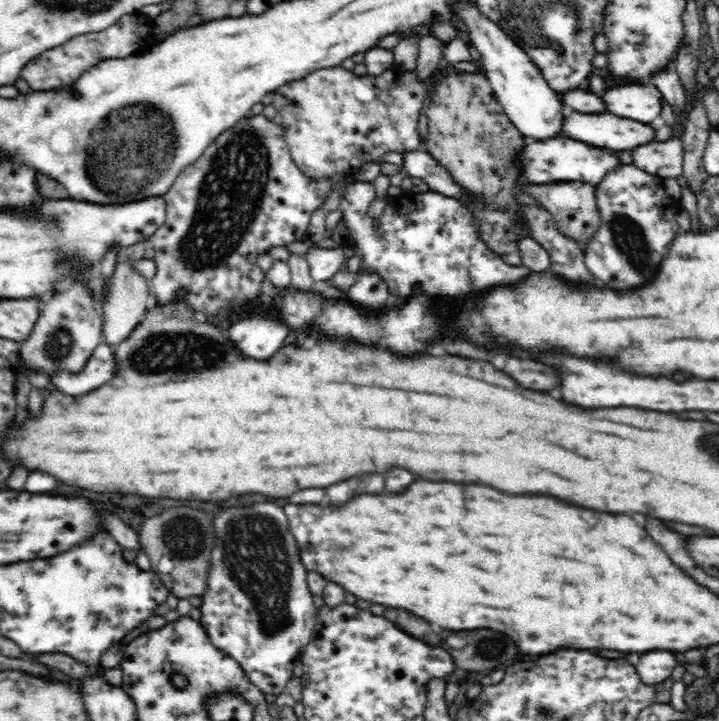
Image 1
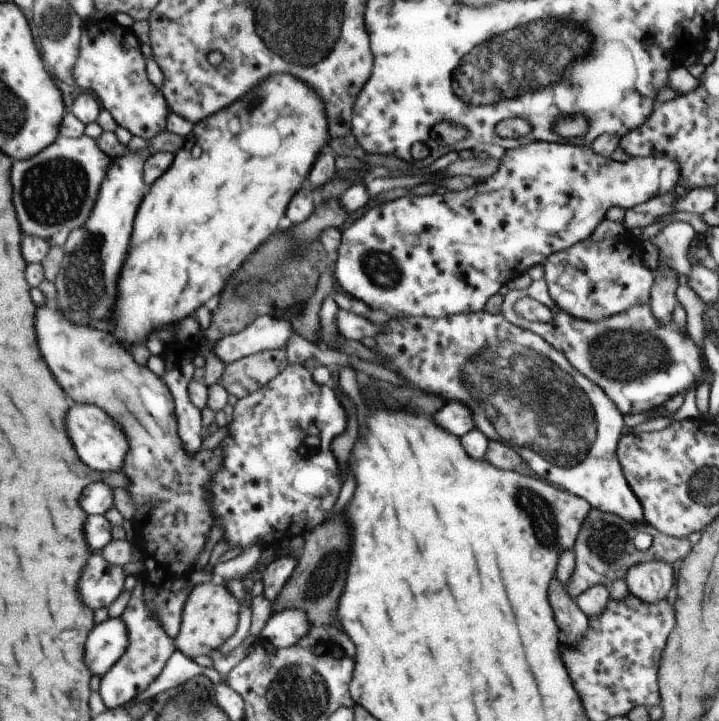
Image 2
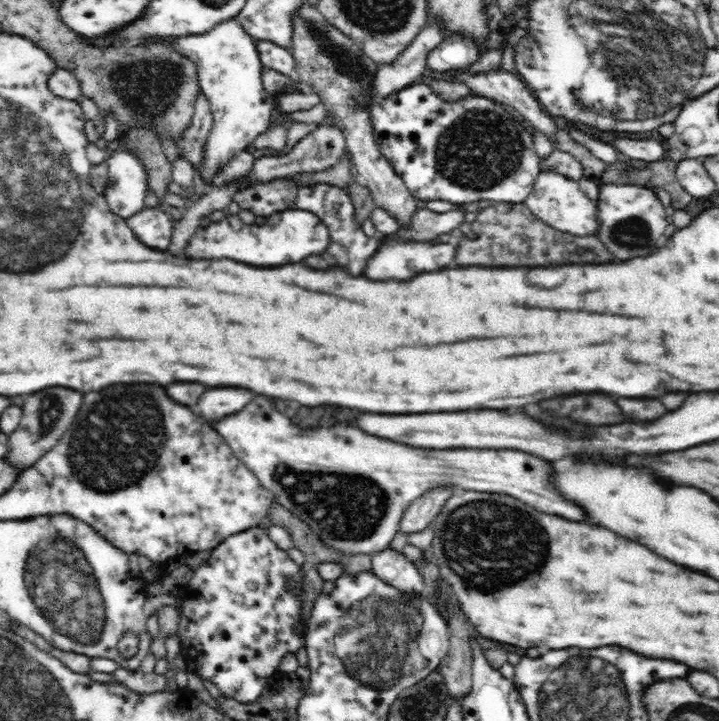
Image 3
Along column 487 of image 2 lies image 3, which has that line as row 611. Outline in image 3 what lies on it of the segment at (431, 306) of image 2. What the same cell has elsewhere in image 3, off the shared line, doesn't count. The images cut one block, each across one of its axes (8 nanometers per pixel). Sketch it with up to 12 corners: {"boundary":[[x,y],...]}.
{"boundary":[[250,527],[179,590],[187,671],[243,703],[296,655],[305,566]]}

